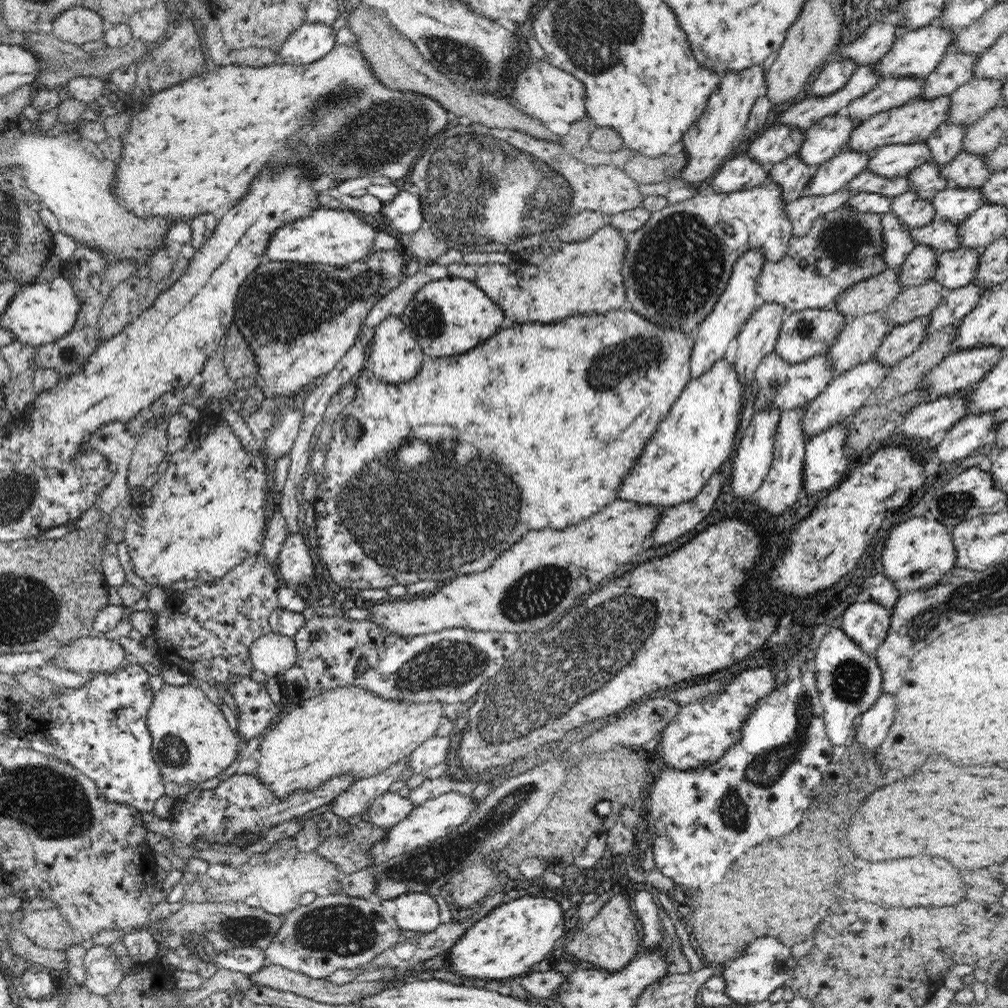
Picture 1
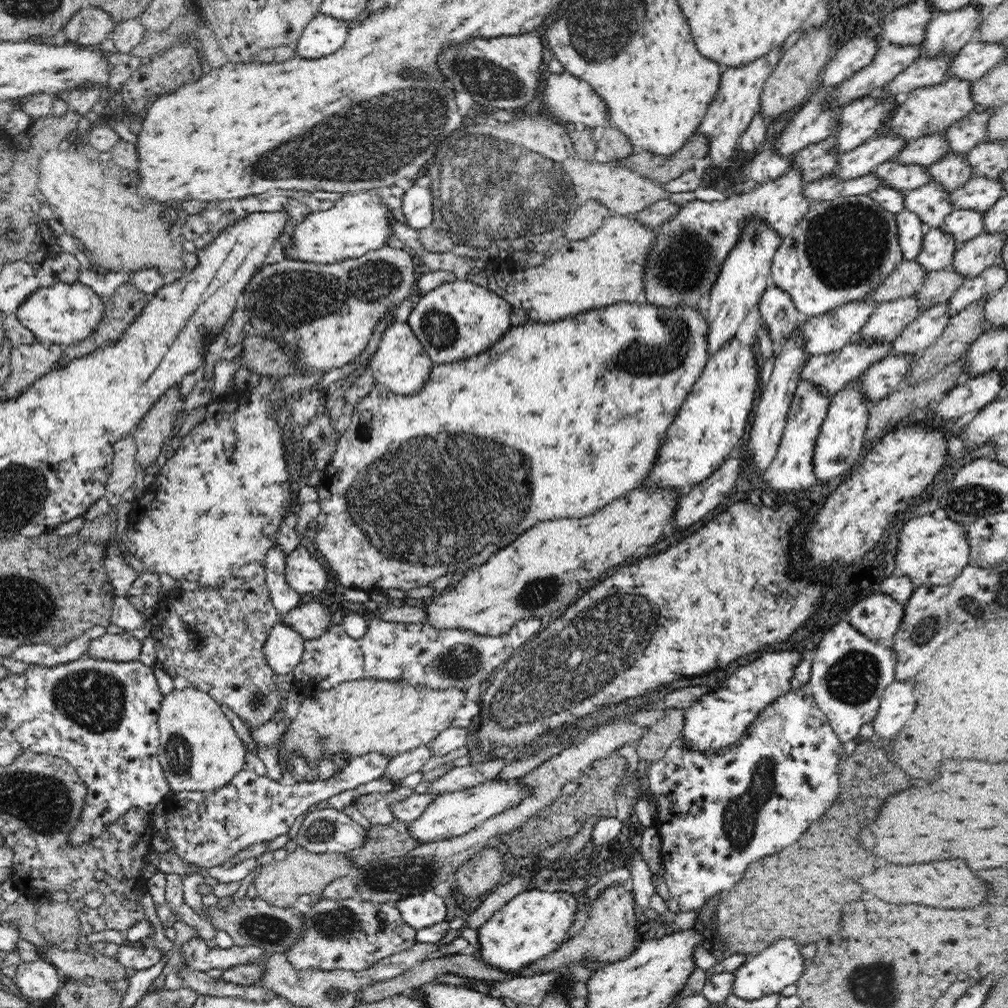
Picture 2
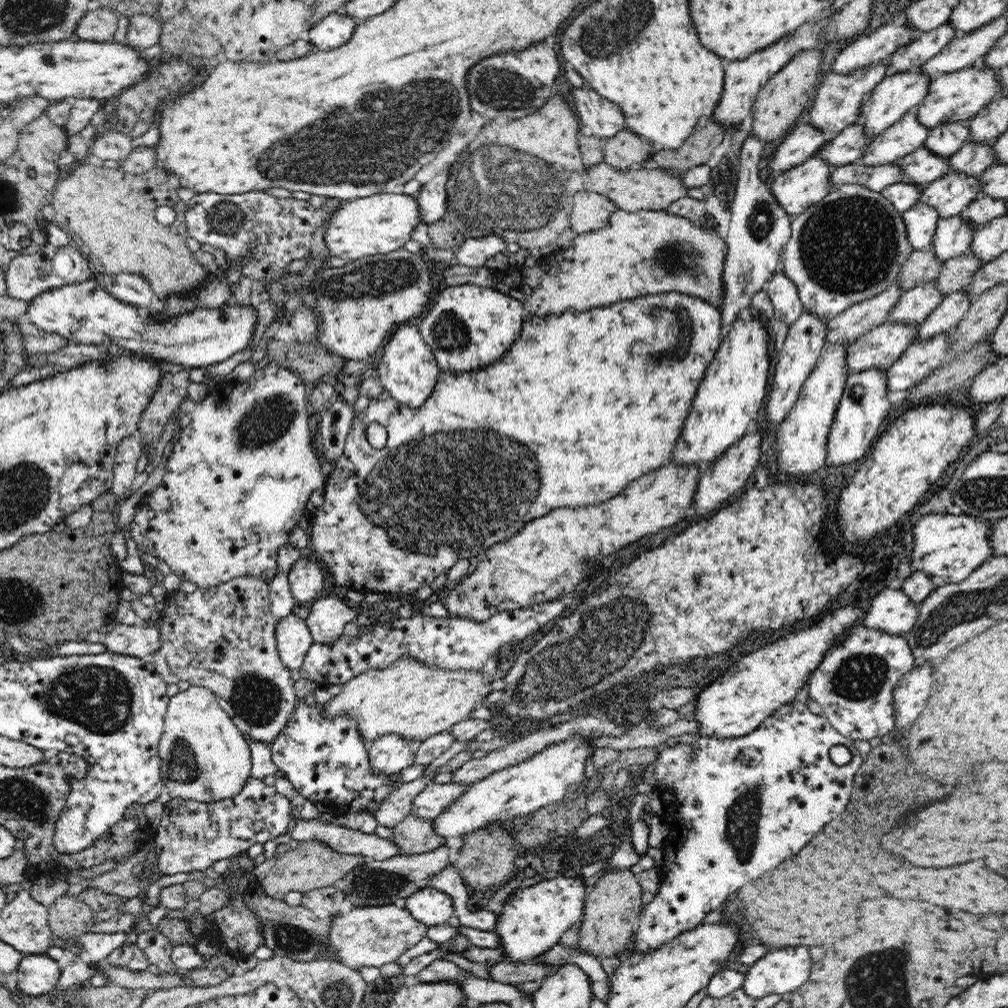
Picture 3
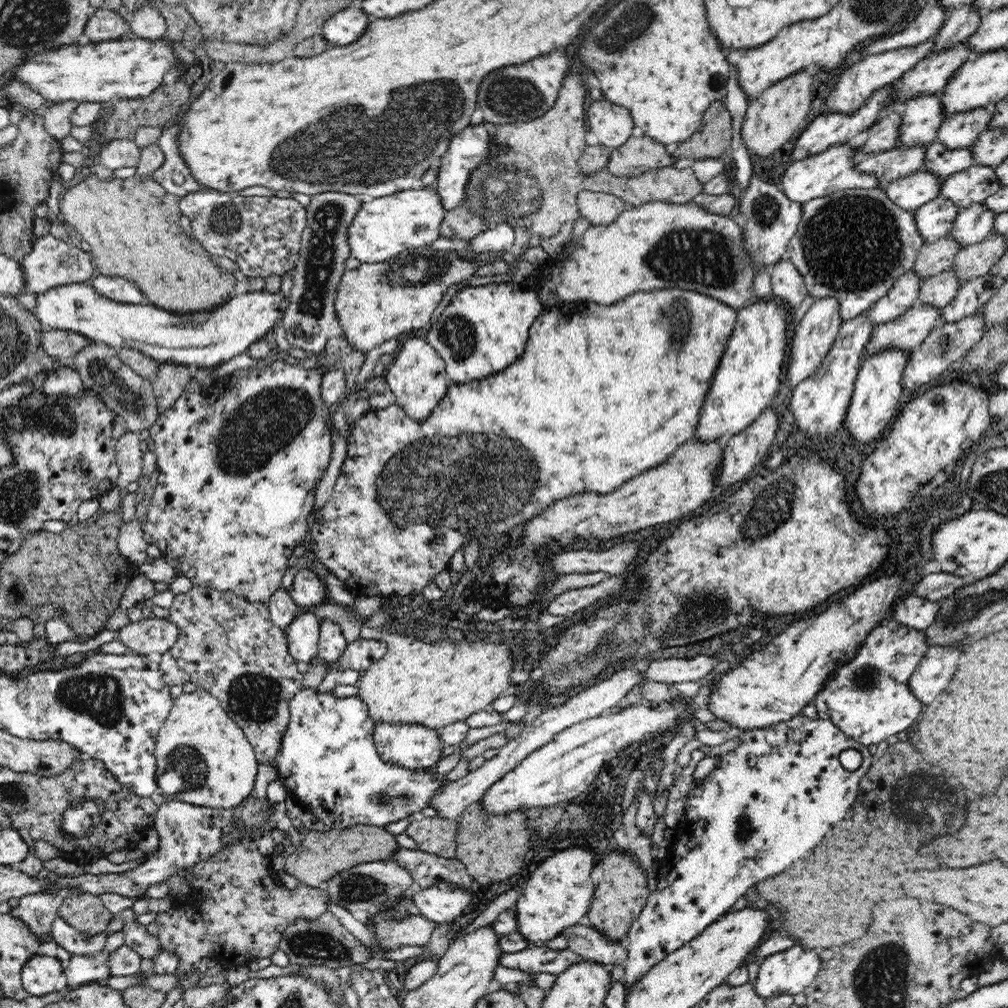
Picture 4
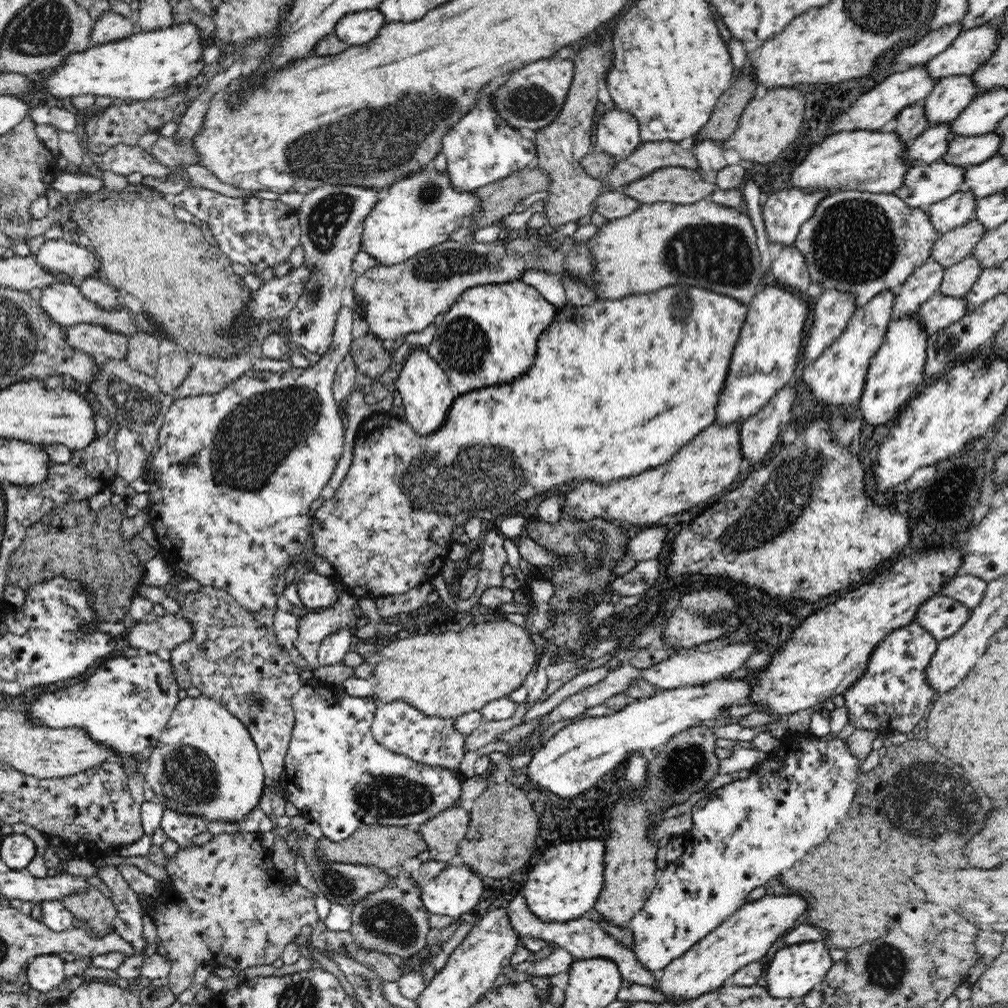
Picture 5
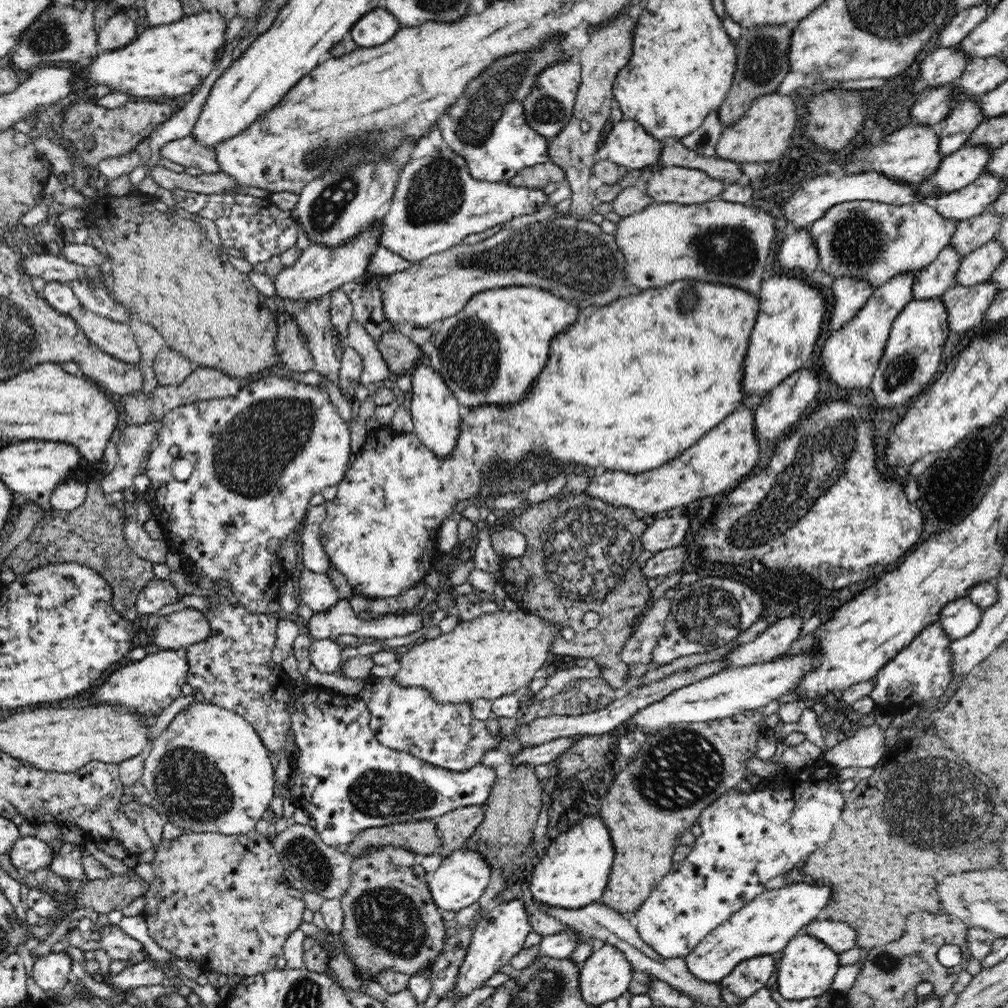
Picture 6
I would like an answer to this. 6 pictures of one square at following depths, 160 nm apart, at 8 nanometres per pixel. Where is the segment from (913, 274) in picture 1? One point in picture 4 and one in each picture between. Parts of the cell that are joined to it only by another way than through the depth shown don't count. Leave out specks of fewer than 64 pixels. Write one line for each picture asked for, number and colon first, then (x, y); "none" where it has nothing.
2: (938, 248)
3: (953, 236)
4: (973, 224)

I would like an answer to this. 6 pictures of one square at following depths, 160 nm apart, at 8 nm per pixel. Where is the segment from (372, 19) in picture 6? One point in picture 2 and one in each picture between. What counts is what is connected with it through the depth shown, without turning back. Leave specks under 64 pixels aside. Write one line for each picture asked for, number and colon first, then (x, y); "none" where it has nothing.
2: (323, 35)
3: (334, 30)
4: (344, 27)
5: (355, 28)

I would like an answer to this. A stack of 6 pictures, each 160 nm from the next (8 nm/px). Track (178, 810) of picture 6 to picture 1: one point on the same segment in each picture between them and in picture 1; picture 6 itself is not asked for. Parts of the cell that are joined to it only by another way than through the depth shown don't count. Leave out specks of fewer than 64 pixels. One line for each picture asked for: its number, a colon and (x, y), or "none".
1: (192, 742)
2: (199, 750)
3: (204, 756)
4: (203, 758)
5: (205, 763)

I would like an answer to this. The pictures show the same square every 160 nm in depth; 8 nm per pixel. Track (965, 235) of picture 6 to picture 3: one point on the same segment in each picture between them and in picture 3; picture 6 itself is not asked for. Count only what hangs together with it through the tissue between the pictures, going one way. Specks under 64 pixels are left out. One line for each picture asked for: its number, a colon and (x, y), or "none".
3: (921, 267)
4: (933, 259)
5: (949, 249)

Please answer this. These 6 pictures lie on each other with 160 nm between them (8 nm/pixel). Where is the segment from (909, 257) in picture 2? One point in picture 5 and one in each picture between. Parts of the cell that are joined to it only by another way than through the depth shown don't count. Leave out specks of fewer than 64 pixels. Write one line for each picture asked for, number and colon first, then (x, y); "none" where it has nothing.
3: (920, 221)
4: (934, 219)
5: (952, 212)

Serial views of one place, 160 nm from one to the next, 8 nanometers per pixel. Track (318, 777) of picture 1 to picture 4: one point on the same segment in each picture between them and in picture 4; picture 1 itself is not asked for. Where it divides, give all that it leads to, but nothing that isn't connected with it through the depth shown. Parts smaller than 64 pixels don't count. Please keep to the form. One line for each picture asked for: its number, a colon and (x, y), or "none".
2: (370, 716)
3: (408, 699)
4: (432, 686)

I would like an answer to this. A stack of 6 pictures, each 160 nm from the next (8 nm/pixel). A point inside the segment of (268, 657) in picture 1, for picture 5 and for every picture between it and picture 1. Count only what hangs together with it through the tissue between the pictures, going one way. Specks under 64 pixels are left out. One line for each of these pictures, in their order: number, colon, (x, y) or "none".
2: (283, 649)
3: (293, 639)
4: (302, 634)
5: (313, 627)

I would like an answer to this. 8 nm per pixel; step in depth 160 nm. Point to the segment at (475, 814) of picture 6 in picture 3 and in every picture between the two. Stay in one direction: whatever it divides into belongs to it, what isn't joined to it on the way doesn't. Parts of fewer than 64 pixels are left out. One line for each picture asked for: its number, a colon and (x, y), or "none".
3: (413, 836)
4: (434, 835)
5: (442, 833)

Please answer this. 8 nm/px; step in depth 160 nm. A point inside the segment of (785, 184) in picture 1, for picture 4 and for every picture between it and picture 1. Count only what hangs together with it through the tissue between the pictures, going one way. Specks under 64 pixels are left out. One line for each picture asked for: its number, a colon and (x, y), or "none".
2: (816, 161)
3: (846, 147)
4: (882, 136)

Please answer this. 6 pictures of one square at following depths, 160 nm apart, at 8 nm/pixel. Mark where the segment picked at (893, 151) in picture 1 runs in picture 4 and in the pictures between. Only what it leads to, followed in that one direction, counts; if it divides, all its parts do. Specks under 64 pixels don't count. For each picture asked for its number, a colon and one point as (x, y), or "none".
2: (925, 150)
3: (946, 139)
4: (958, 131)

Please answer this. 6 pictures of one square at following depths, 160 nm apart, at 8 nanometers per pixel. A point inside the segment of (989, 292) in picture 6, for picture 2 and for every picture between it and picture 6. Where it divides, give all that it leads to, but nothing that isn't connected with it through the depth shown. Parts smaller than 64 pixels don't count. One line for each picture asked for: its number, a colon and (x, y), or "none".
2: (830, 373)
3: (877, 349)
4: (906, 332)
5: (939, 311)

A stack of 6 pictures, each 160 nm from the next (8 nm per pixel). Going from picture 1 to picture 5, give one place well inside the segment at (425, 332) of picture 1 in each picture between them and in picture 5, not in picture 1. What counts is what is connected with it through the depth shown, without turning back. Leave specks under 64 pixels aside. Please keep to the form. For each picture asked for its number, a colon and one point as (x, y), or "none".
2: (458, 319)
3: (468, 327)
4: (483, 330)
5: (488, 336)

